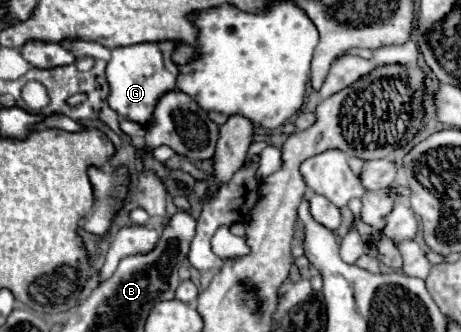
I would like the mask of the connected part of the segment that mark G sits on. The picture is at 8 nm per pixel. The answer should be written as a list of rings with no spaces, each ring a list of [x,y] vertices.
[[[158,42],[158,44],[134,44],[124,48],[114,48],[112,58],[106,66],[106,78],[110,82],[110,108],[118,112],[120,118],[132,120],[144,128],[152,124],[152,108],[158,104],[164,92],[176,90],[176,76],[178,68],[172,62],[174,44],[172,42]]]

